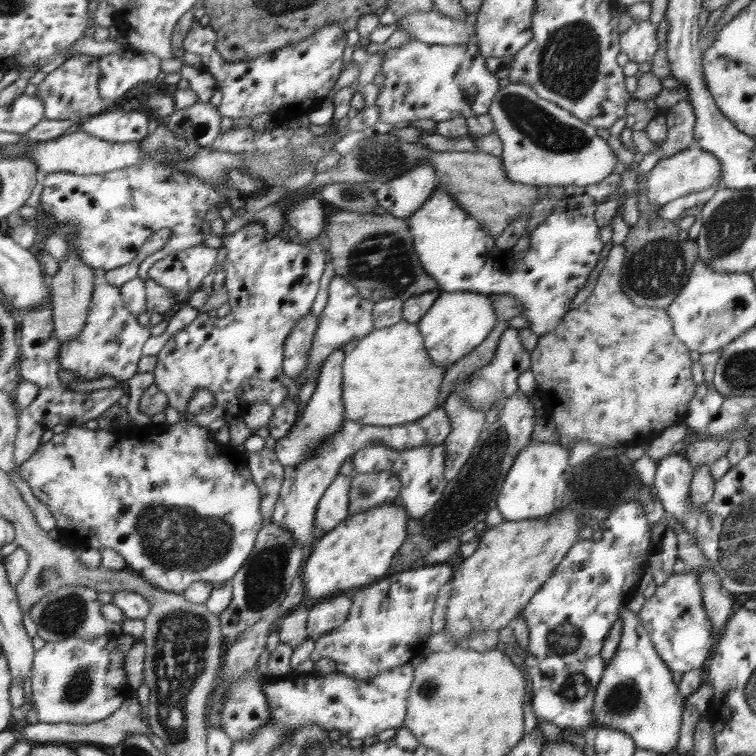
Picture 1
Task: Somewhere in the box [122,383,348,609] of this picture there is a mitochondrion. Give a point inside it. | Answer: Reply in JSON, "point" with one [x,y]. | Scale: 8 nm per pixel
{"point":[175,538]}

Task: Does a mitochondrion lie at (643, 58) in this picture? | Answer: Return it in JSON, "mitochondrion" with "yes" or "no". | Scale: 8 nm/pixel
{"mitochondrion":"no"}

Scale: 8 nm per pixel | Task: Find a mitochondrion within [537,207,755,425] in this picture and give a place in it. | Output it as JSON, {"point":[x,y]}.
{"point":[650,276]}

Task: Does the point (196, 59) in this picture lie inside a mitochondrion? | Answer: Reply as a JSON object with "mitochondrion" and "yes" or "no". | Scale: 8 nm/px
{"mitochondrion":"no"}

